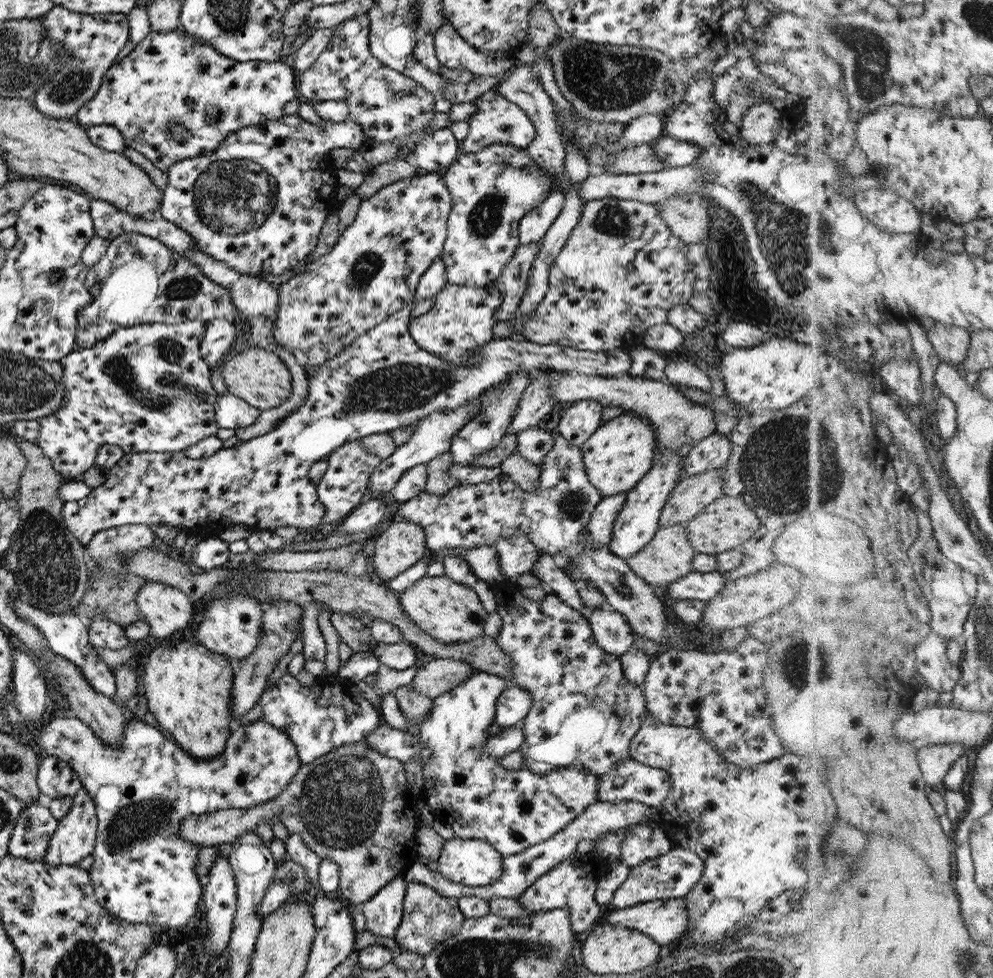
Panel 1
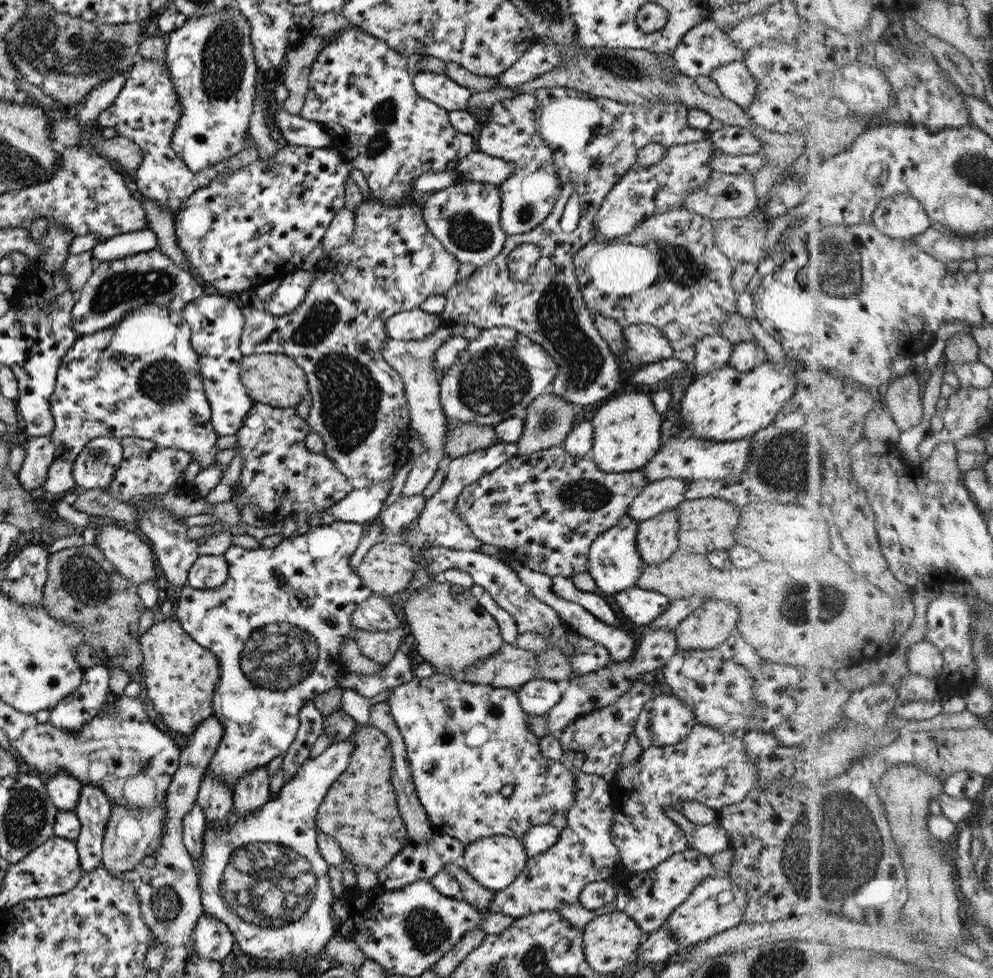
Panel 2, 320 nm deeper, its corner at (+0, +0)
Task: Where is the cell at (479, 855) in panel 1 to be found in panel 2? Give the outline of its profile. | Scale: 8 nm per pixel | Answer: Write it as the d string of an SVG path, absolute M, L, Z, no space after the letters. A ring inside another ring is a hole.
M495 835L478 838L464 847L459 863L482 888L494 894L509 886L523 870L526 863L526 852L520 839L510 836Z

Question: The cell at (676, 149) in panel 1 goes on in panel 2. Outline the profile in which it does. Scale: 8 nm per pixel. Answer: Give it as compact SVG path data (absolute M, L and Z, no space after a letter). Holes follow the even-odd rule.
M723 125L709 133L715 150L723 155L759 154L762 142L746 128Z

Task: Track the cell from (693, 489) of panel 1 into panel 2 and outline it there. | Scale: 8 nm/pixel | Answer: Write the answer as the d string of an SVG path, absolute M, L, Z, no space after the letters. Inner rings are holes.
M674 508L637 525L637 555L641 557L643 566L663 562L678 549L677 529Z

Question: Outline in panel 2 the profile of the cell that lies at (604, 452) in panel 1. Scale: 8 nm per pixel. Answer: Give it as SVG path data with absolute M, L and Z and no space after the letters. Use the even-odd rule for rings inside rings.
M621 394L606 401L591 418L592 444L589 456L593 464L597 470L611 474L641 469L659 450L663 416L653 409L649 394Z

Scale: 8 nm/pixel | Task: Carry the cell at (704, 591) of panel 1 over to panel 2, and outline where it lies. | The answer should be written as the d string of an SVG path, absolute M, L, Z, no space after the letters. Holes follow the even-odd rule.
M635 586L616 591L612 594L621 616L631 626L649 624L669 604L666 596L650 590L643 590Z

